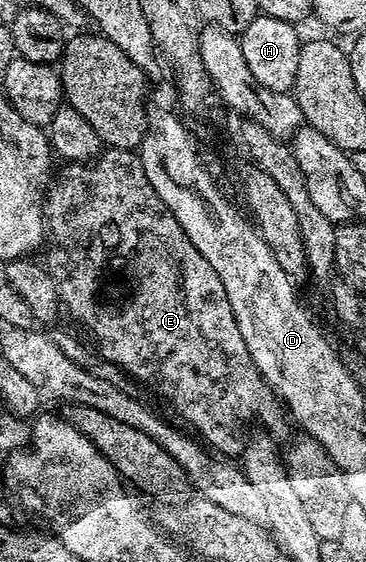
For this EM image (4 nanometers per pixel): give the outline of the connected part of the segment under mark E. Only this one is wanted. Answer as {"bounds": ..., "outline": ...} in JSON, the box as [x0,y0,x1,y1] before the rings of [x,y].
{"bounds":[46,147,286,455],"outline":[[[108,147],[95,161],[68,163],[63,167],[65,169],[60,174],[58,174],[59,172],[55,174],[46,194],[46,229],[50,234],[50,241],[56,244],[48,253],[46,268],[56,281],[66,313],[69,313],[93,337],[91,340],[94,342],[96,352],[106,359],[110,359],[110,363],[114,363],[132,374],[137,382],[145,381],[146,384],[153,385],[172,404],[173,411],[185,421],[183,424],[185,426],[193,425],[196,428],[195,436],[205,446],[215,450],[217,454],[232,455],[228,453],[234,452],[236,448],[237,452],[241,448],[240,428],[243,427],[244,421],[261,421],[264,425],[272,425],[275,421],[286,417],[286,409],[280,397],[271,389],[250,357],[246,340],[239,331],[238,320],[235,319],[234,311],[231,310],[230,300],[227,299],[226,289],[222,285],[218,273],[202,257],[197,247],[187,237],[186,231],[182,229],[177,219],[167,209],[166,204],[158,197],[158,192],[154,191],[154,187],[150,185],[150,180],[146,177],[139,156],[130,149]]]}

